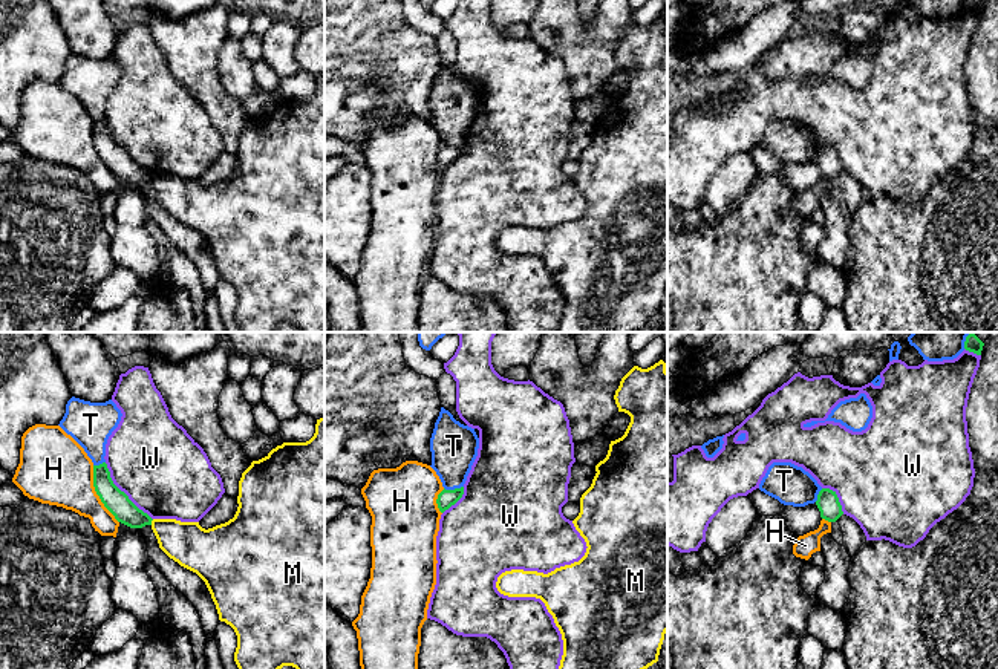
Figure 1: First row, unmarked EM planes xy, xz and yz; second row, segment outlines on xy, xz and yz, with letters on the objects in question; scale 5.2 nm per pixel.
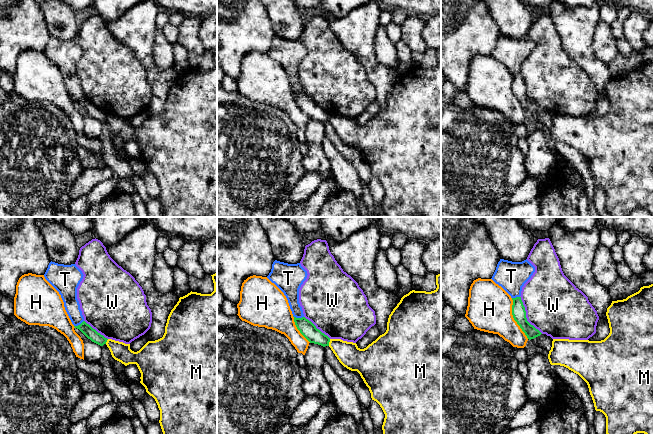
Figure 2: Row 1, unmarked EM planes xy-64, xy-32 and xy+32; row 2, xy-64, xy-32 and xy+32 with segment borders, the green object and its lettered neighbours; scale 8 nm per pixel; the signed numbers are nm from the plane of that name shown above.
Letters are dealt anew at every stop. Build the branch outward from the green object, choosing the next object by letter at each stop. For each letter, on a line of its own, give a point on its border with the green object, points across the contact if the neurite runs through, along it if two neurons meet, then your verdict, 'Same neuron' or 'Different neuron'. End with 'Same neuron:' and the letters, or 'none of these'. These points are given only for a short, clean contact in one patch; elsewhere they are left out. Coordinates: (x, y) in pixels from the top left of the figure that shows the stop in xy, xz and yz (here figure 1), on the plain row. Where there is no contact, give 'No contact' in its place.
H: Touches green at xy (97, 150). Different neuron
M: Touches green at xy (150, 179). Boundary: xy (153, 176), (150, 181). Different neuron
T: Touches green at xz (455, 146). Different neuron
W: Touches green at xy (123, 149). Different neuron
Same neuron: none of these

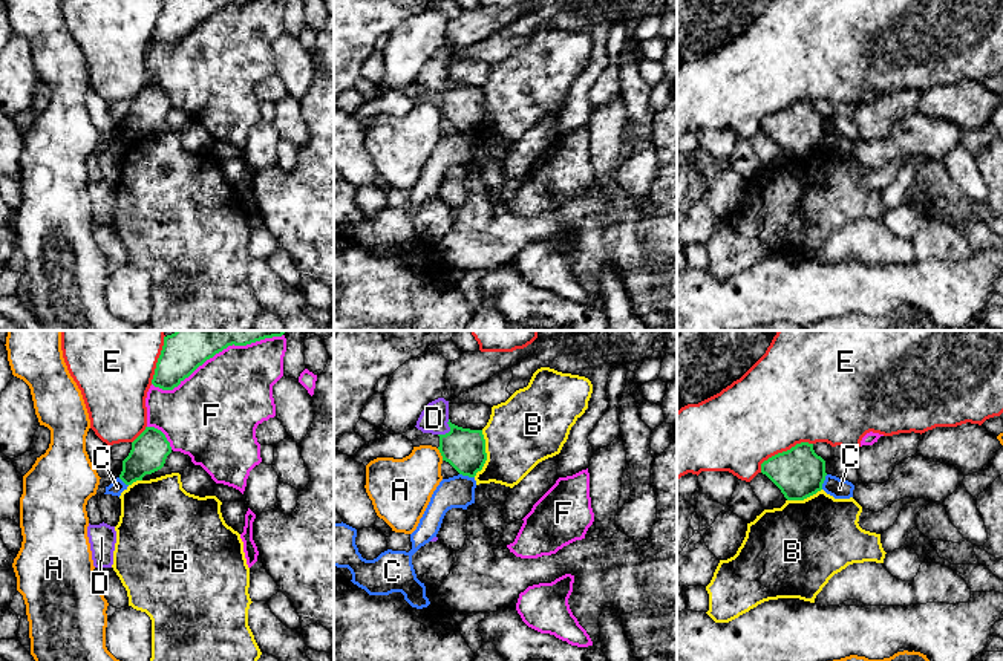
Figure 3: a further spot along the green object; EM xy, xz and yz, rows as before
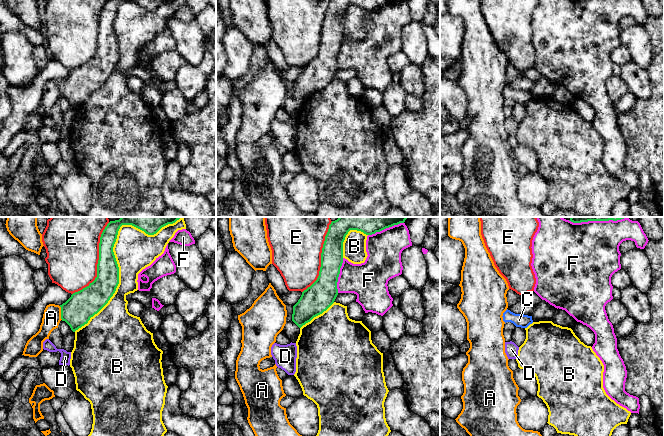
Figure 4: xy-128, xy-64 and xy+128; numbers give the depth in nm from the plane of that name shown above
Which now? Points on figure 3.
A: Touches green at xz (441, 112). Boundary: xz (437, 106), (443, 117). Different neuron
B: Touches green at xz (486, 110). Different neuron
C: Touches green at xz (467, 132). Boundary: xz (460, 130), (473, 135). Different neuron
D: Touches green at xz (450, 87). Path across: xz (464, 106), (450, 87), (434, 75). Same neuron
E: Touches green at yz (783, 109). Different neuron
F: Touches green at xy (201, 22). Different neuron
Same neuron: D

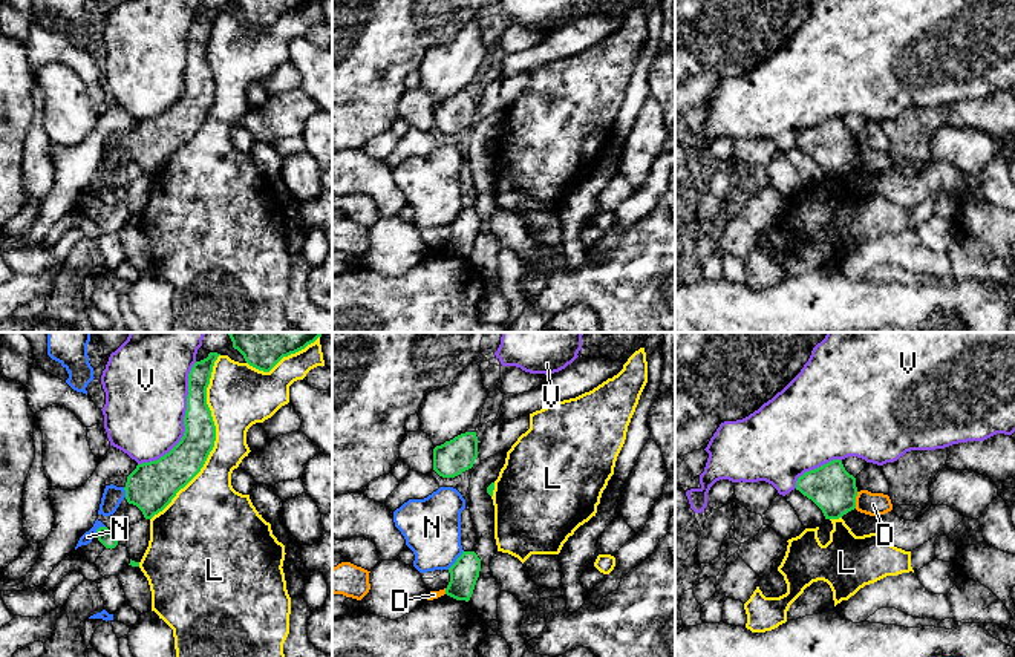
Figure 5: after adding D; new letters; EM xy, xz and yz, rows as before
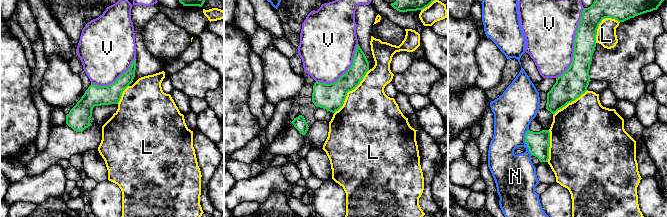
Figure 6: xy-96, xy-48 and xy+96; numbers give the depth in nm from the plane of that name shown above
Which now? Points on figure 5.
D: Touches green at yz (855, 156). Different neuron
L: Touches green at xy (215, 95). Different neuron
N: Touches green at xz (456, 216). Different neuron
V: Touches green at xy (184, 78). Different neuron
Same neuron: none of these

